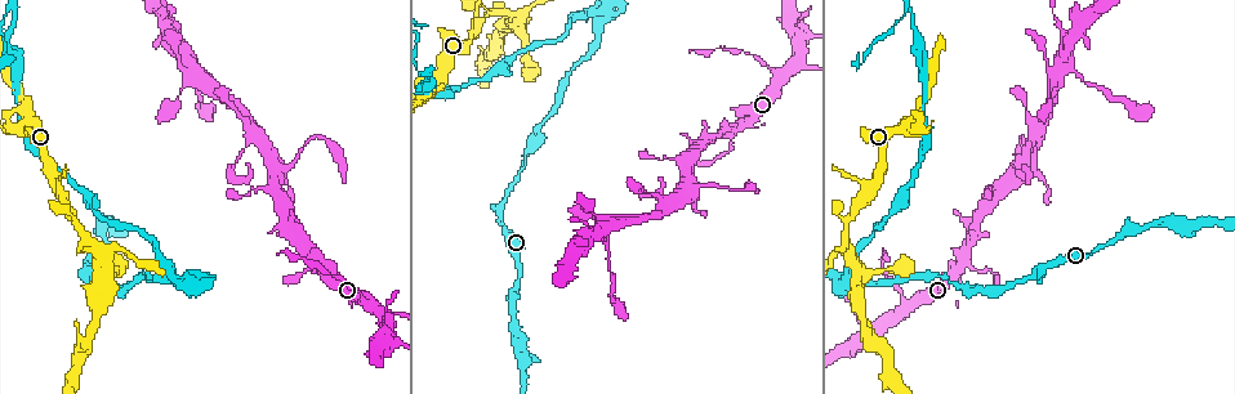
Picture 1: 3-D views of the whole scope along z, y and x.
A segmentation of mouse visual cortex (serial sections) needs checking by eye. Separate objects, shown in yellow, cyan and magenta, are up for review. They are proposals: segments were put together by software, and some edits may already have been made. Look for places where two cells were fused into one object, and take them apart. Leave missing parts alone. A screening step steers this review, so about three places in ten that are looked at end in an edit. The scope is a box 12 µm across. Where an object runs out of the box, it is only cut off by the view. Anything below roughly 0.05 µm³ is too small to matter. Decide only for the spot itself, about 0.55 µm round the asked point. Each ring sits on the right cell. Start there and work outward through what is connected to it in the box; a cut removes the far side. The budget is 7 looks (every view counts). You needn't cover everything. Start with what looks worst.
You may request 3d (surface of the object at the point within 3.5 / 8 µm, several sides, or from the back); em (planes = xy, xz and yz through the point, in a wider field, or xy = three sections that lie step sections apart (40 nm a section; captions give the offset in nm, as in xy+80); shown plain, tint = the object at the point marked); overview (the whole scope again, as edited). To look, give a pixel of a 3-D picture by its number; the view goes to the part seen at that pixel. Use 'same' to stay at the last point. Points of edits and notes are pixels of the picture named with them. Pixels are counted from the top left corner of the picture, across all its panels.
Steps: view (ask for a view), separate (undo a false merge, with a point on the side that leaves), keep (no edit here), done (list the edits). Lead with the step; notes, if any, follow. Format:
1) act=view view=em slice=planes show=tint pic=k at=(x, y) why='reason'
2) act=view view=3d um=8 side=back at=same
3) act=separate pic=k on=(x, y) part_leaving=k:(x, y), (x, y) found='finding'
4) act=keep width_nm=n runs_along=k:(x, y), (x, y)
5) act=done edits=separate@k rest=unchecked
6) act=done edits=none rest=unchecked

act=view view=3d um=8 pic=1 at=(182, 285) why='two arms at a narrow angle'

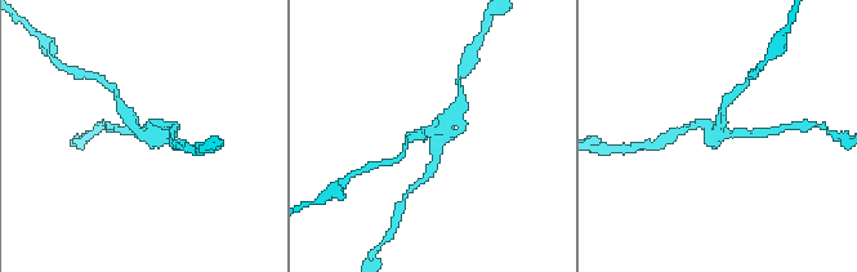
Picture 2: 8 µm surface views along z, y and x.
act=view view=em slice=planes show=tint pic=2 at=(433, 135) why='now the EM'

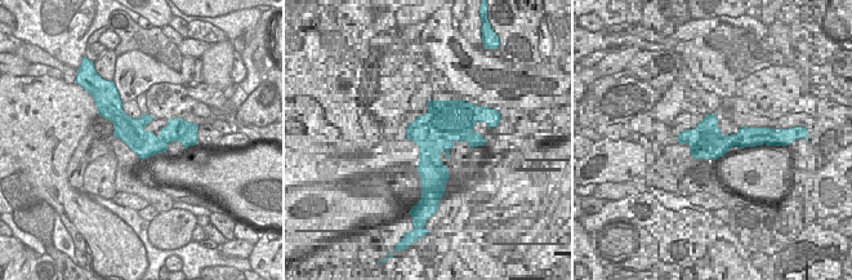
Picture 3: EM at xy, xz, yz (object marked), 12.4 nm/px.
act=keep arms=4 runs_along=2:(757, 133), (721, 134), (724, 106) found='all the same cell'

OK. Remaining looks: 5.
act=view view=3d um=3.5 pic=1 at=(711, 182) why='thick turns thin'

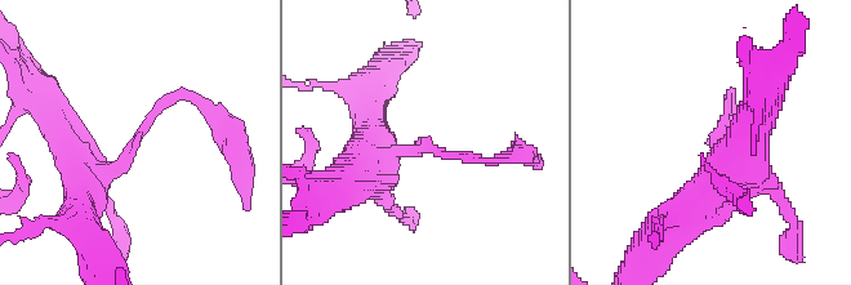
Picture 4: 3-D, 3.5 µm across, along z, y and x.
act=view view=em slice=xy step=1 show=tint pic=4 at=(719, 135) arm_widths_nm=100,350 why='need the tissue'

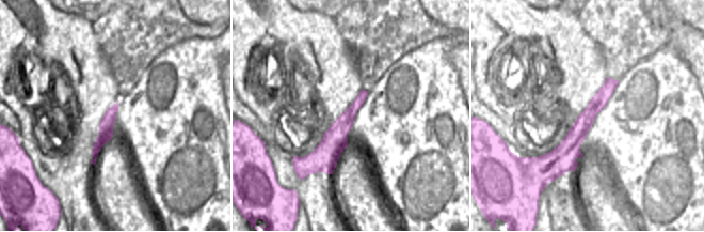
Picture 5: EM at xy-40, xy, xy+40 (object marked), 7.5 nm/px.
act=keep runs_along=5:(614, 82), (552, 171) found='all the same cell'

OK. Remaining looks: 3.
act=view view=3d um=8 side=back pic=1 at=(847, 219) why='branch point'

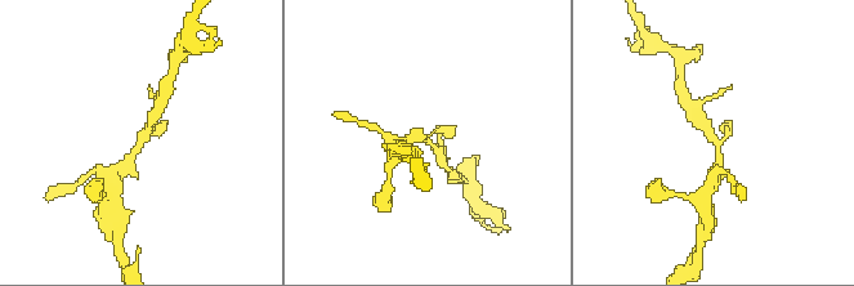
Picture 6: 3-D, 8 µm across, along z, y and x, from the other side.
act=view view=3d um=3.5 pic=6 at=(430, 141) why='zoom in'

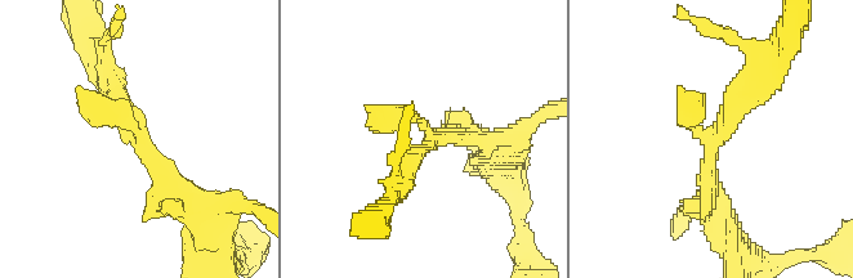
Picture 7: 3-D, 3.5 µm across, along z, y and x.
act=keep found='all the same cell'

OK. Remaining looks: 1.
act=done edits=none rest=unchecked

